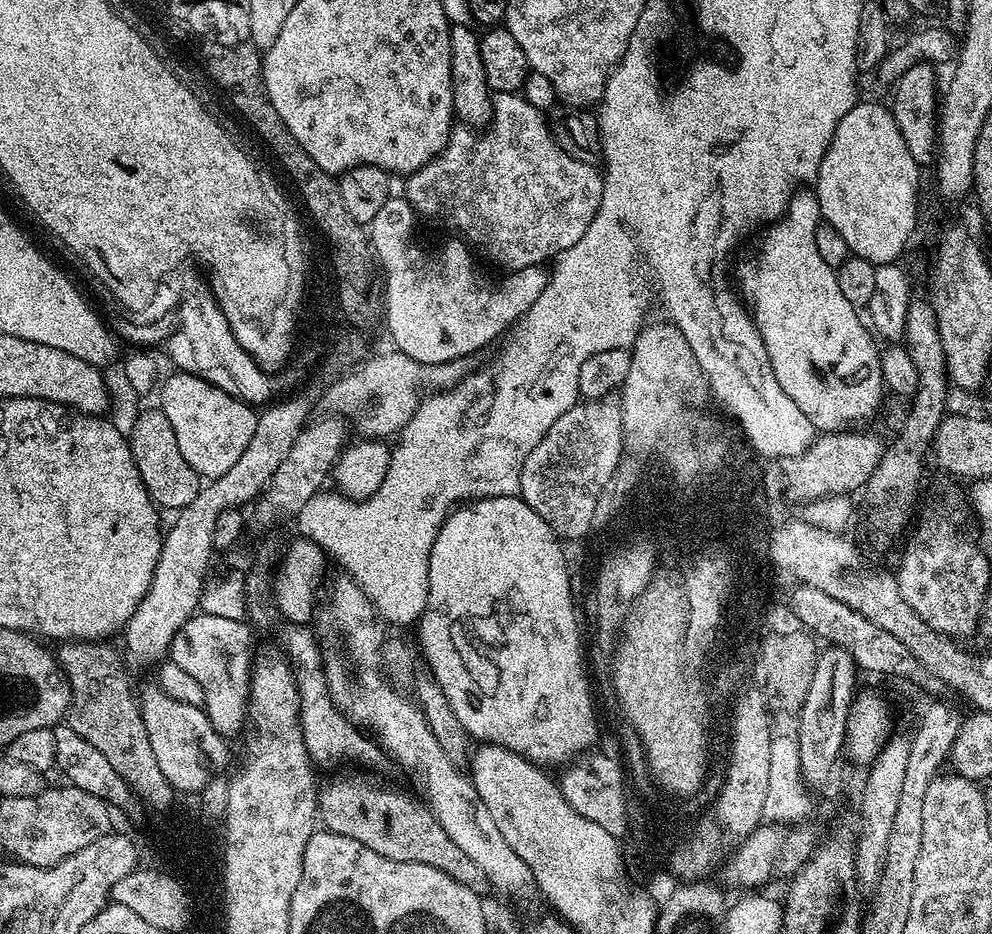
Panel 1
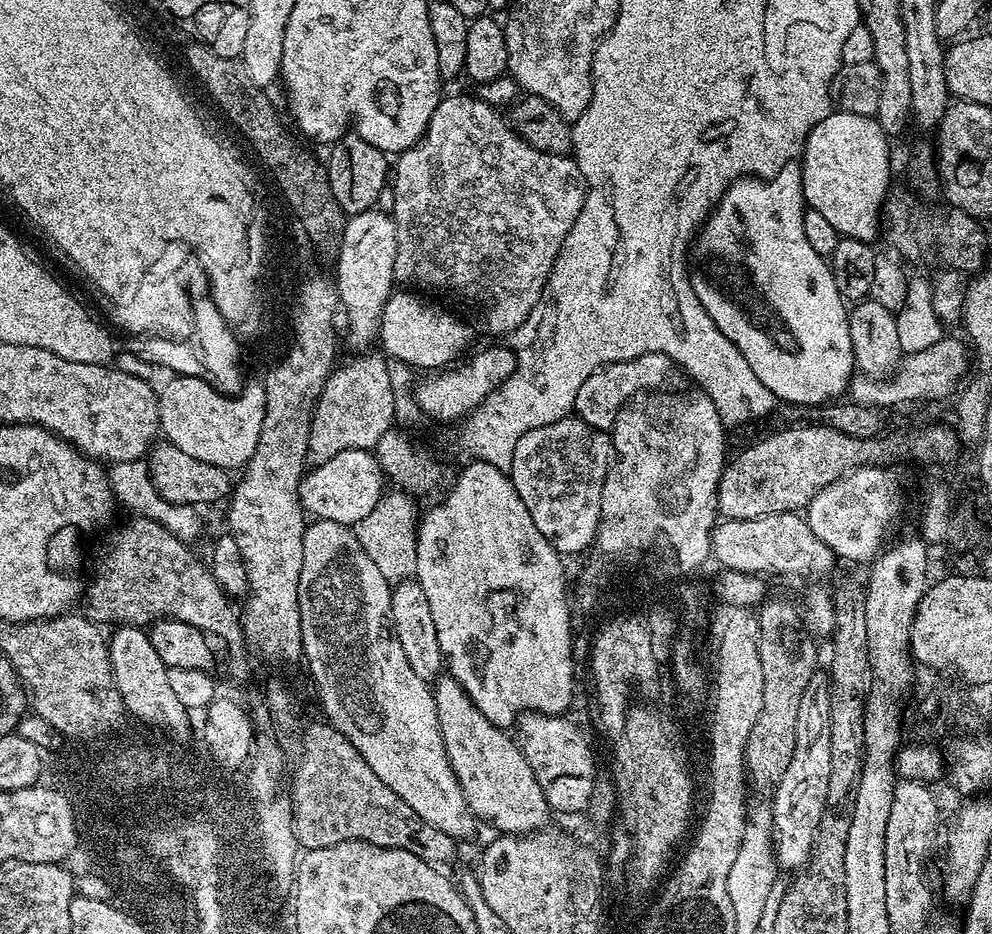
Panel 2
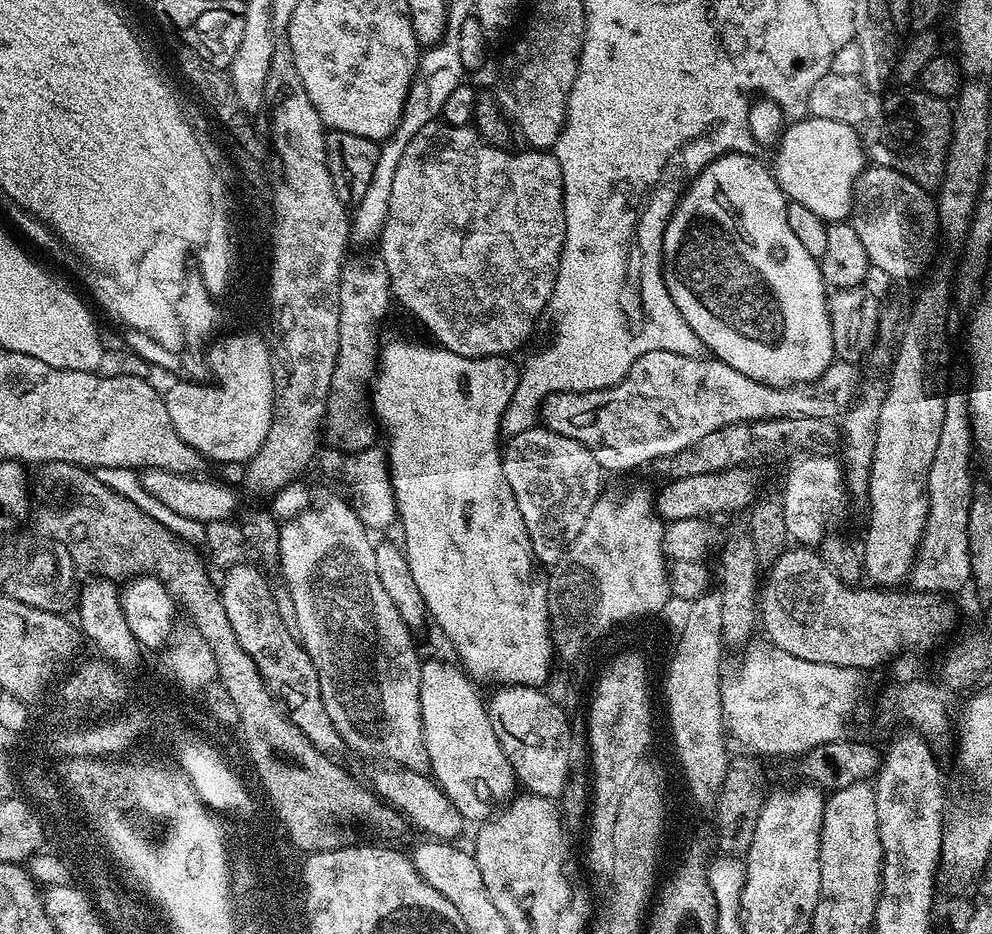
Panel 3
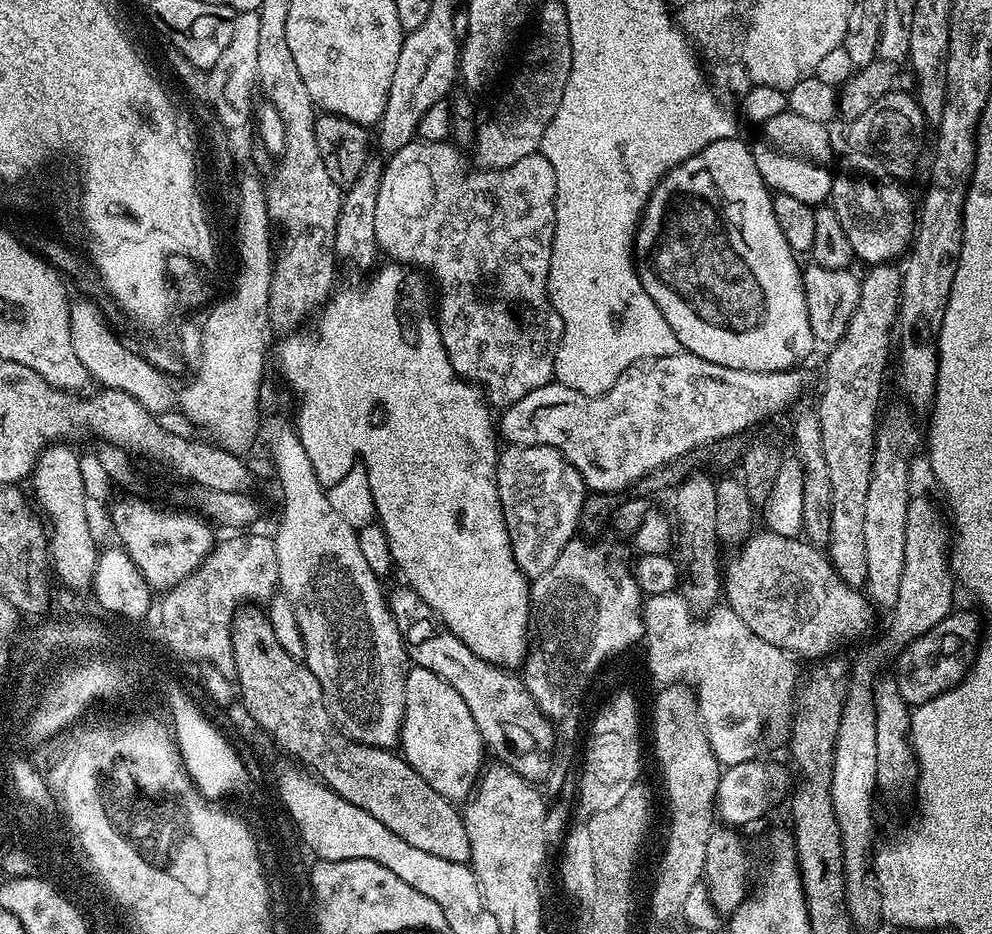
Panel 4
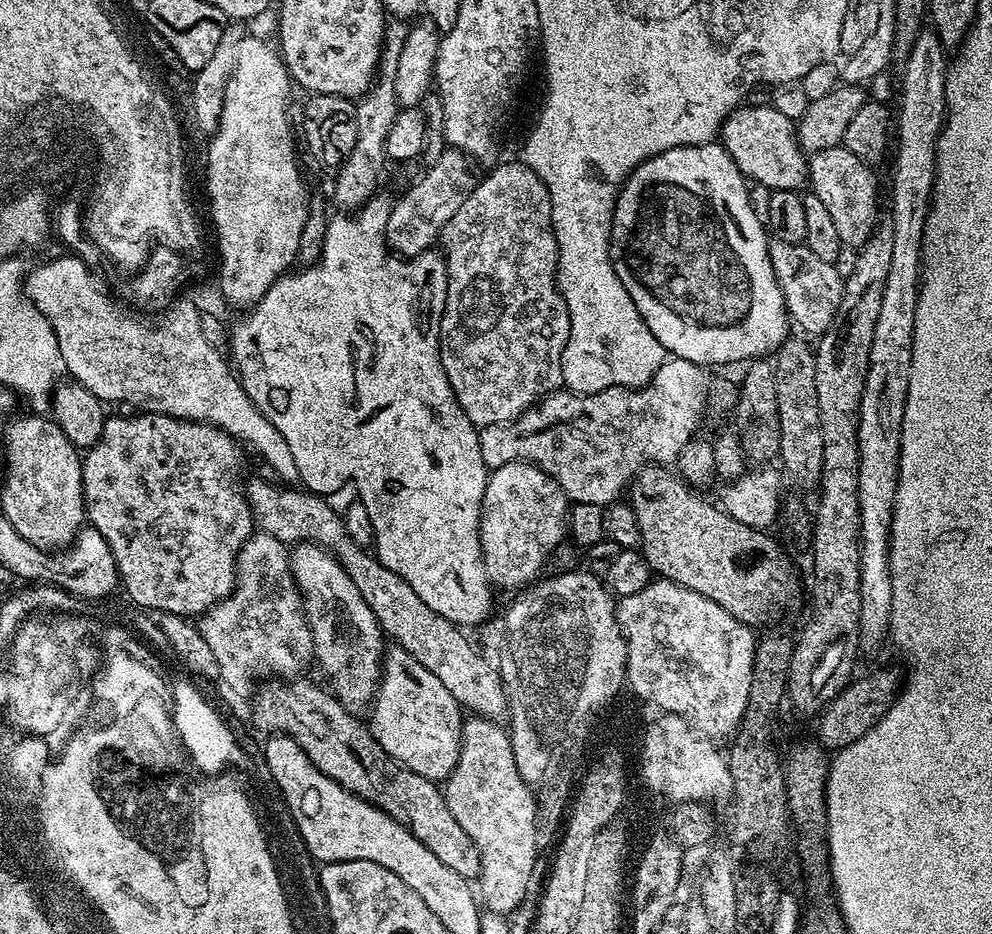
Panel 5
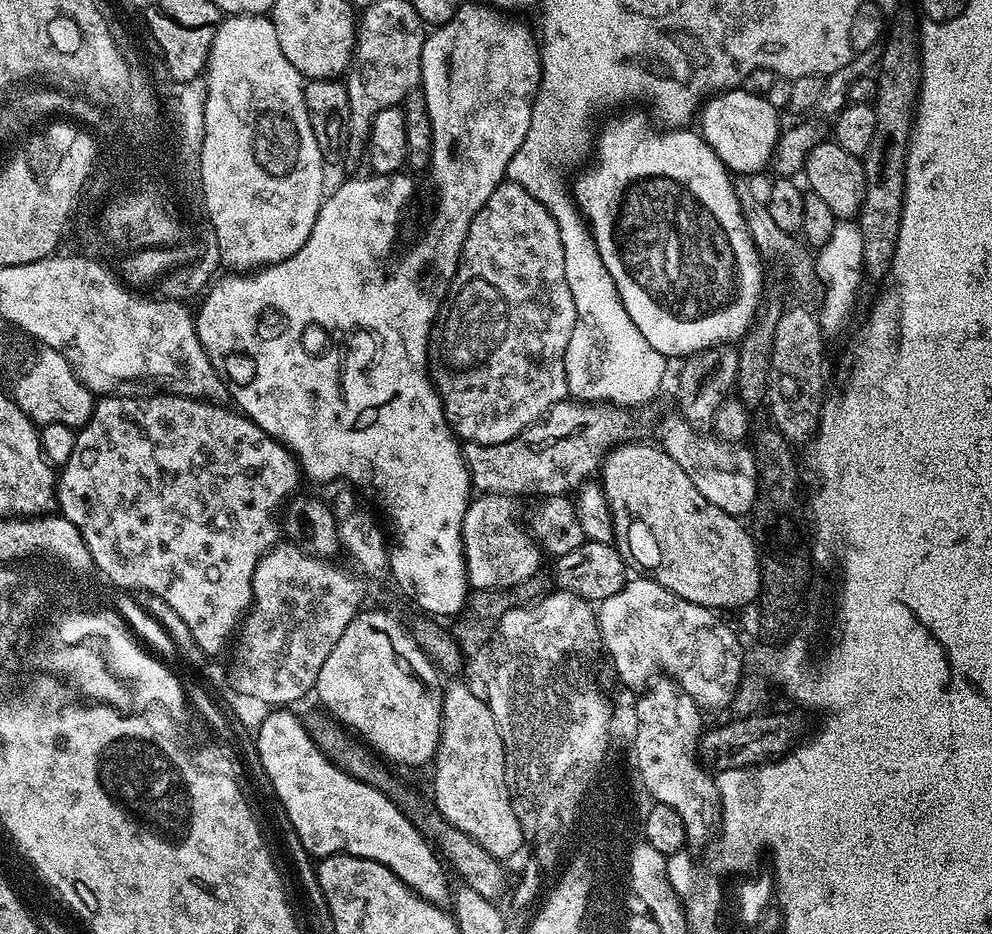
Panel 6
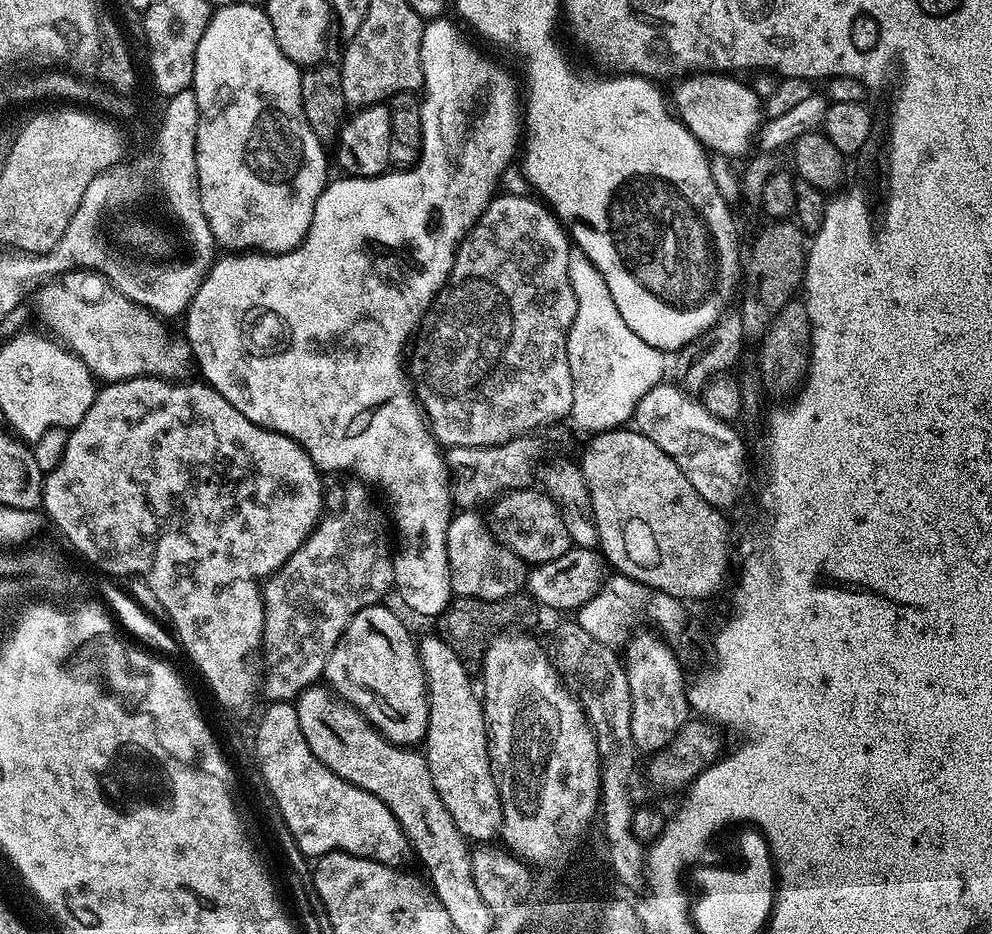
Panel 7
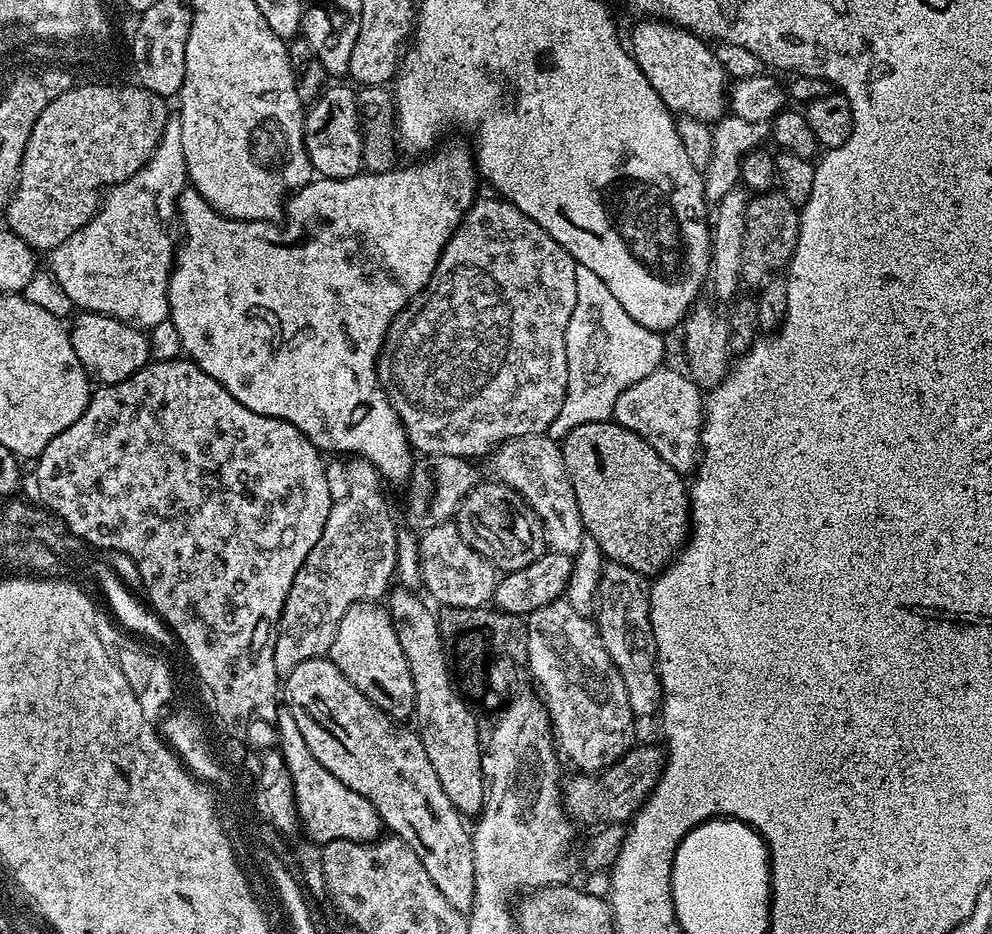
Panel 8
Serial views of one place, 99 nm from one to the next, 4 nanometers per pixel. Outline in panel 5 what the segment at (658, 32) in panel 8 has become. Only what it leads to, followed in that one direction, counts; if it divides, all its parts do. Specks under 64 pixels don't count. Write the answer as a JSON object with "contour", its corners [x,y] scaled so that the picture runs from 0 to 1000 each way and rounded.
{"contour":[[[758,111],[739,116],[726,134],[725,149],[746,185],[755,194],[763,193],[771,203],[803,204],[816,196],[816,168],[806,158],[803,134],[785,115]]]}

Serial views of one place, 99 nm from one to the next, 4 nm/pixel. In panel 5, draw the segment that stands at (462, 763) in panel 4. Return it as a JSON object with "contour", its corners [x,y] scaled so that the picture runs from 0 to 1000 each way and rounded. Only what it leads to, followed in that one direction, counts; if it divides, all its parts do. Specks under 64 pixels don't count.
{"contour":[[[395,692],[390,695],[374,762],[375,785],[389,807],[431,835],[451,835],[464,806],[466,759],[458,743],[454,743],[454,739],[450,739],[450,734],[446,734],[446,730],[408,694]]]}

